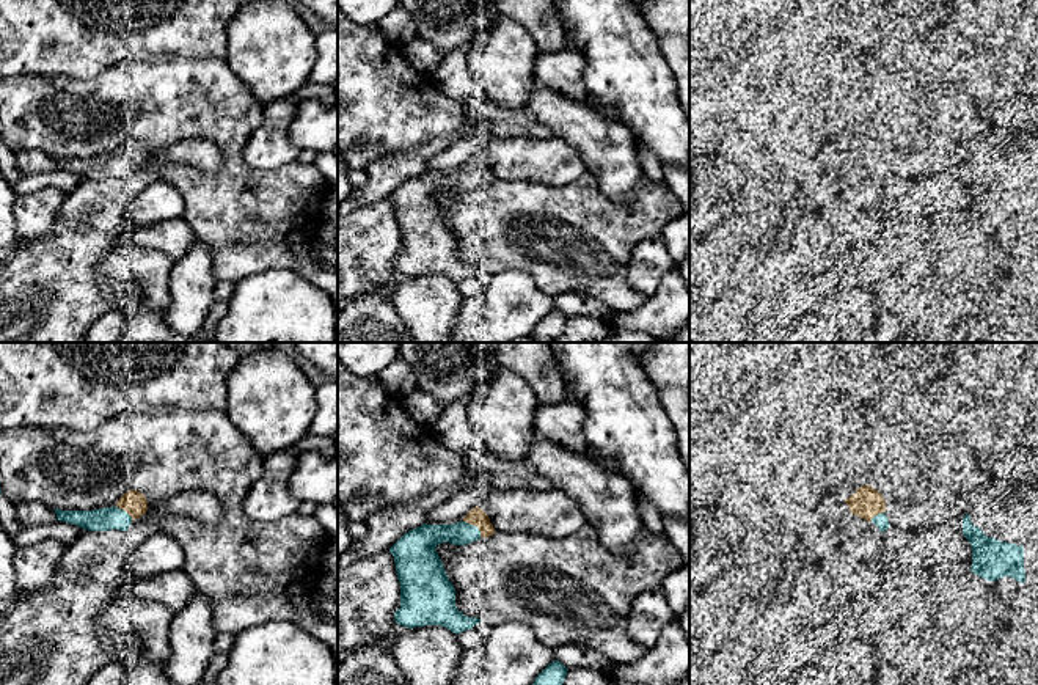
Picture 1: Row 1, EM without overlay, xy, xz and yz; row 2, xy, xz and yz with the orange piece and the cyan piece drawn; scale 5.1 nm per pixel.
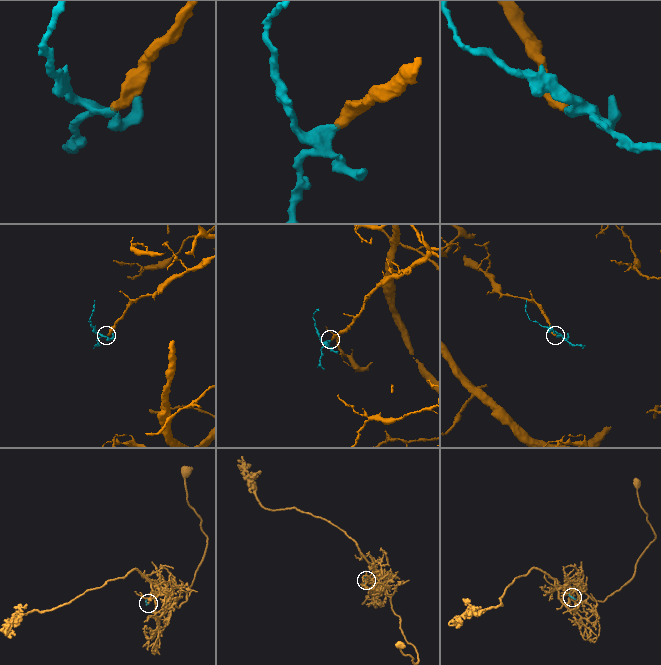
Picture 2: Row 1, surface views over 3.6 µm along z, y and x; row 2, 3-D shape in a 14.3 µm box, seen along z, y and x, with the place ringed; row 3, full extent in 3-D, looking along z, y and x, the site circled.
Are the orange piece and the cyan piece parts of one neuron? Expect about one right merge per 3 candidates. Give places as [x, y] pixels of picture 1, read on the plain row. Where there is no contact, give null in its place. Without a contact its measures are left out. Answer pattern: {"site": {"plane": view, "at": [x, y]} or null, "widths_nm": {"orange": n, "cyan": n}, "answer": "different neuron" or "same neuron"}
{"site": {"plane": "xz", "at": [475, 173]}, "widths_nm": {"orange": 90, "cyan": 130}, "answer": "same neuron"}

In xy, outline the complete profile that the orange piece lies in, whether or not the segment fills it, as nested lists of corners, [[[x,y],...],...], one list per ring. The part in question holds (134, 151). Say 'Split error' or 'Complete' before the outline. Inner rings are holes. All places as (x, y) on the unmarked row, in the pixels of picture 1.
Split error. [[[129,138],[113,156],[94,159],[53,159],[57,162],[57,168],[77,173],[88,179],[127,179],[135,167],[146,162],[148,149],[138,138]]]

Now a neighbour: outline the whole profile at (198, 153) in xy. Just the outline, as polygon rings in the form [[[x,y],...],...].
[[[182,138],[132,168],[126,179],[83,178],[64,195],[53,236],[31,245],[17,240],[14,256],[0,267],[0,342],[86,342],[90,327],[101,316],[121,305],[143,303],[144,295],[135,283],[107,278],[96,270],[110,248],[135,228],[126,215],[129,200],[163,179],[168,165],[218,171],[223,163],[223,151],[210,138]]]

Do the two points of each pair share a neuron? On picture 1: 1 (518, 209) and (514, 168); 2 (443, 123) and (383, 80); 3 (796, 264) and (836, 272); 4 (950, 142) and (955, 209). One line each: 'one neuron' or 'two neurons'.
1: two neurons
2: one neuron
3: two neurons
4: two neurons

